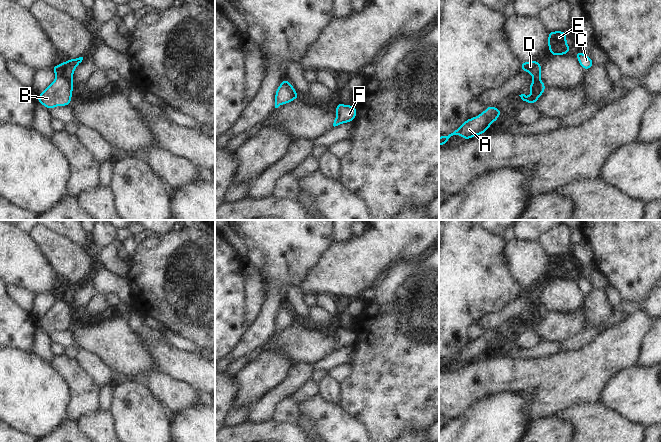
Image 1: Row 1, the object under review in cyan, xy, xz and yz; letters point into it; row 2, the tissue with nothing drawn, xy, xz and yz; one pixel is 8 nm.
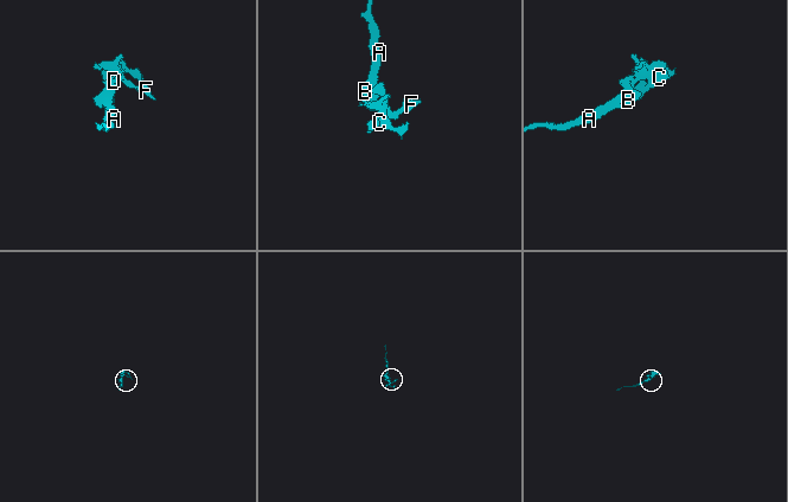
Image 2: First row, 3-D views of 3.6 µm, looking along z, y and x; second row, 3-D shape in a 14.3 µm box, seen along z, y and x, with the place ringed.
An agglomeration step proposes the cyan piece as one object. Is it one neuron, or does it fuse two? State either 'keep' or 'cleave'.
cleave

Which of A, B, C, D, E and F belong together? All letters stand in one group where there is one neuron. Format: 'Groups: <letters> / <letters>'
Groups: A B / C D E F

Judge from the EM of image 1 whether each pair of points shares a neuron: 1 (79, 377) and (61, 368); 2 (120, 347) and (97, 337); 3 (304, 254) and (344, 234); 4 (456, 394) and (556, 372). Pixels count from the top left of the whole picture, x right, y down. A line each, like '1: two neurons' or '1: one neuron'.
1: one neuron
2: one neuron
3: two neurons
4: one neuron

